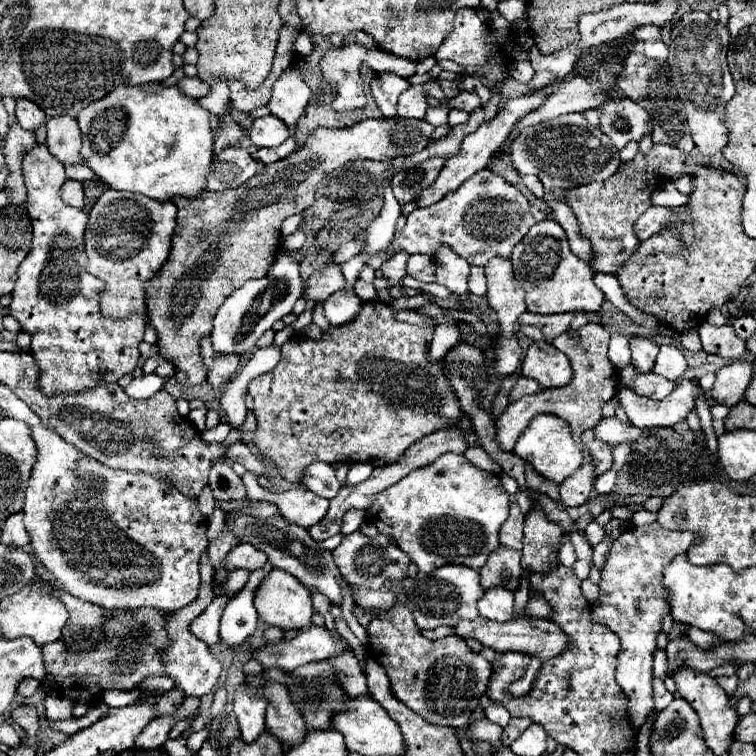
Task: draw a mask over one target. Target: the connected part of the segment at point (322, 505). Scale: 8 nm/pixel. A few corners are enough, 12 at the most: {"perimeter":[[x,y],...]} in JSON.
{"perimeter":[[303,487],[269,493],[289,523],[319,523],[329,509],[327,499]]}

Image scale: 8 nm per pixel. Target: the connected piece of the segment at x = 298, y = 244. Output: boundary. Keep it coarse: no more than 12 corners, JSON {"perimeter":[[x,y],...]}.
{"perimeter":[[299,227],[293,235],[283,237],[283,249],[295,253],[305,243],[305,233]]}

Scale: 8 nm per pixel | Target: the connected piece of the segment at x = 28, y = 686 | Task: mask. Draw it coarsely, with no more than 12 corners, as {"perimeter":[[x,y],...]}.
{"perimeter":[[25,677],[17,685],[17,693],[31,697],[41,683]]}

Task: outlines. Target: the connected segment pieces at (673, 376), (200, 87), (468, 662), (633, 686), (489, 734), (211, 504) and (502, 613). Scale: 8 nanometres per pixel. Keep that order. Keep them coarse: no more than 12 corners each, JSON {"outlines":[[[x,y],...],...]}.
{"outlines":[[[663,345],[653,371],[675,383],[687,369],[679,347]],[[183,77],[179,89],[193,99],[211,91],[199,77]],[[407,605],[367,625],[391,693],[465,727],[491,665],[457,635],[425,639]],[[627,527],[607,555],[595,623],[619,639],[617,685],[635,731],[669,613],[663,567],[689,531]],[[489,719],[465,727],[463,733],[501,745],[503,728]],[[205,487],[197,501],[205,519],[211,519],[216,503]],[[487,589],[477,609],[485,619],[505,623],[513,615],[513,593]]]}

